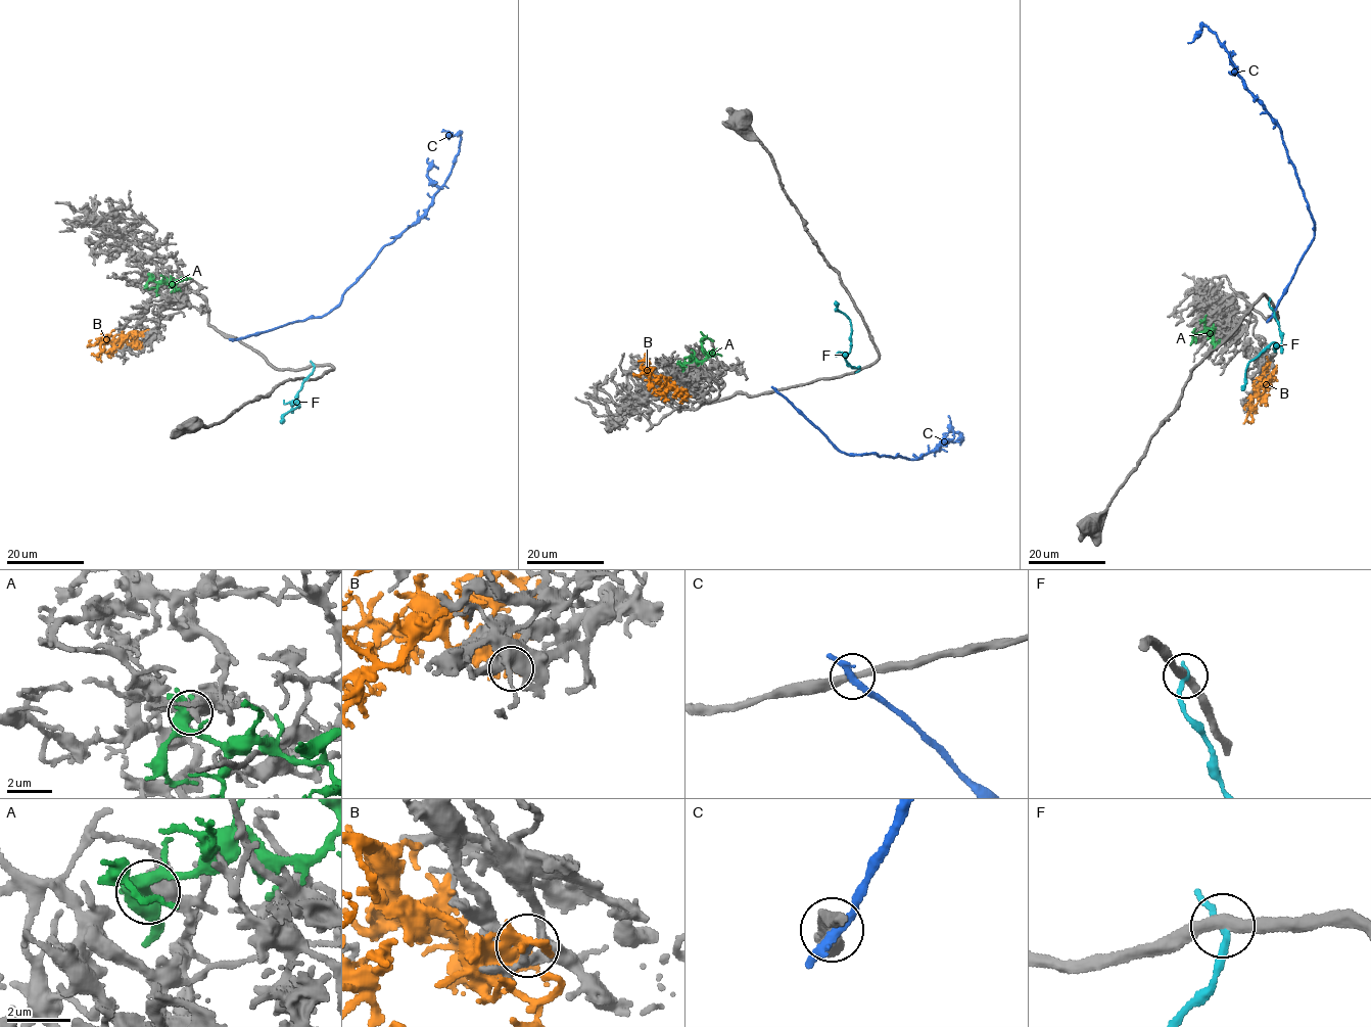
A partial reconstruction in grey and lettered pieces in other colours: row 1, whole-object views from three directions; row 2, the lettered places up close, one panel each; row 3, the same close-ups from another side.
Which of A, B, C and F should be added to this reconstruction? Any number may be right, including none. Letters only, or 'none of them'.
none of them

